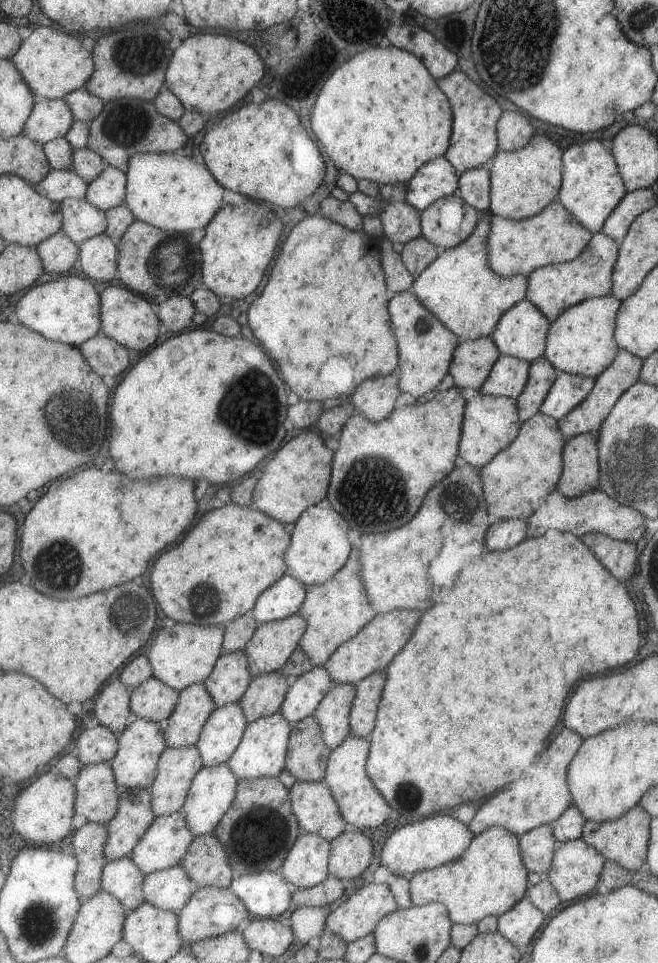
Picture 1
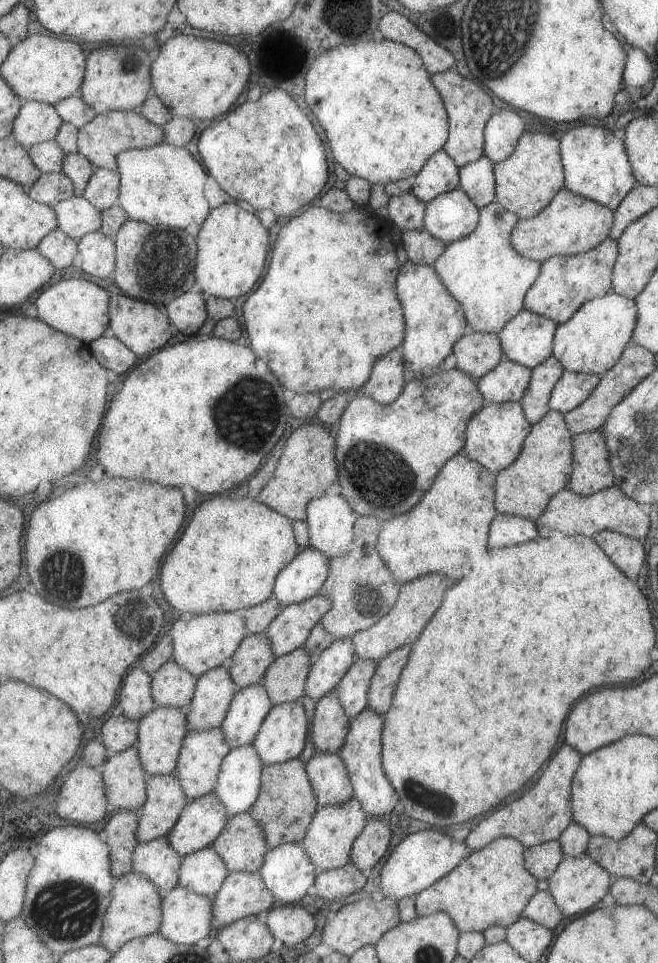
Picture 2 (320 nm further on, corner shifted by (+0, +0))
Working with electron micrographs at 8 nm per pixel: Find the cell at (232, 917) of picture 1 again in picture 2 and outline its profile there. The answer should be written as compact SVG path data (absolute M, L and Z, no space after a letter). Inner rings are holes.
M234 872L227 876L214 900L214 918L220 929L249 916L264 917L278 905L259 872Z

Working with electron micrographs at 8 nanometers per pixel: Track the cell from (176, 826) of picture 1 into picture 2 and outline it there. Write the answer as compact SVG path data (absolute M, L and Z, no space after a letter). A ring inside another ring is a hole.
M213 793L189 802L179 823L169 834L171 846L187 857L211 847L223 828L230 823L231 815L223 801Z

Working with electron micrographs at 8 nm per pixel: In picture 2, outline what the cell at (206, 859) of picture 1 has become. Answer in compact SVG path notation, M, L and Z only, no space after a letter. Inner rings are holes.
M249 812L231 816L213 848L232 873L259 872L271 850L267 846L265 830Z

